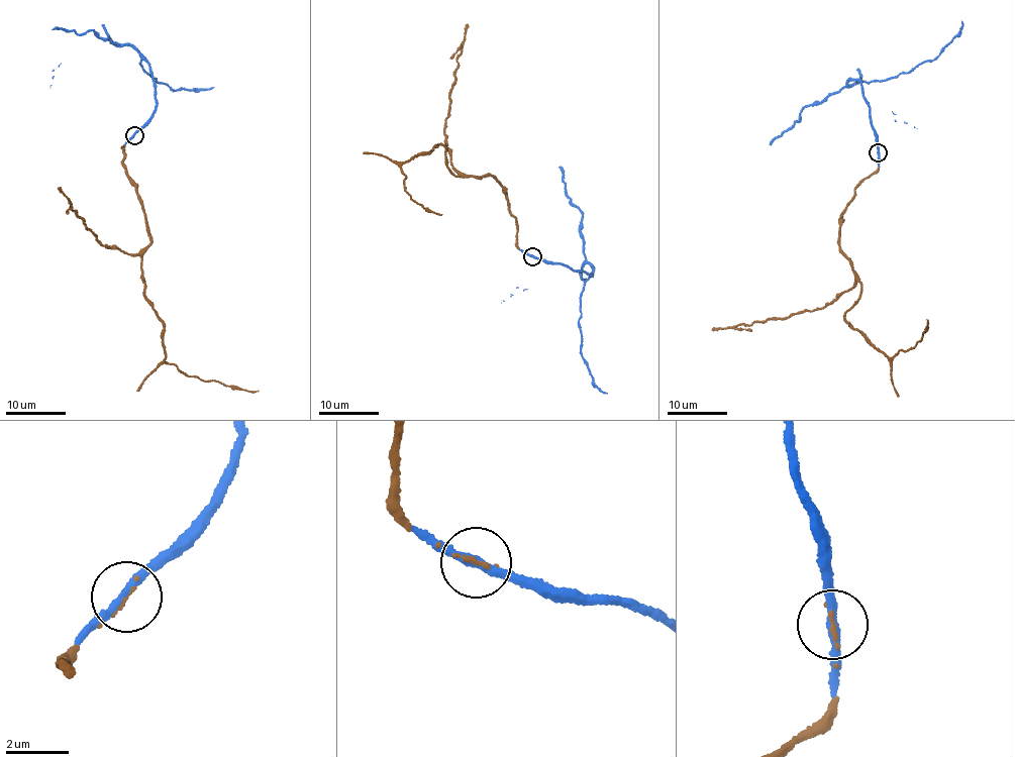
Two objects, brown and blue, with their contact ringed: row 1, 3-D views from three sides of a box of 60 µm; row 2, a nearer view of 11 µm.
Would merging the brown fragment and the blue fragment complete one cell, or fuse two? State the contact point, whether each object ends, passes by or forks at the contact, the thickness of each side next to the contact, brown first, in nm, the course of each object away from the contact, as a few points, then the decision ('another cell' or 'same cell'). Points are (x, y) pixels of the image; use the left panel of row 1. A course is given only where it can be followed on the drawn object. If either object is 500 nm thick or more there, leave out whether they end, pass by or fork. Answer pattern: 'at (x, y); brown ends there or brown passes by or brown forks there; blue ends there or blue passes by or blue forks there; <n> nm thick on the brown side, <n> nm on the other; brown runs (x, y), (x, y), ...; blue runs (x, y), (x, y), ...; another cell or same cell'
at (134, 135); brown ends there; blue passes by; 90 nm thick on the brown side, 260 nm on the other; brown runs (135, 135), (121, 147), (122, 165), (150, 237), (141, 277), (163, 326), (164, 361), (186, 375), (259, 392); blue runs (135, 135), (154, 111), (157, 94), (150, 64), (130, 45), (102, 39), (91, 29), (81, 34), (54, 28); same cell

